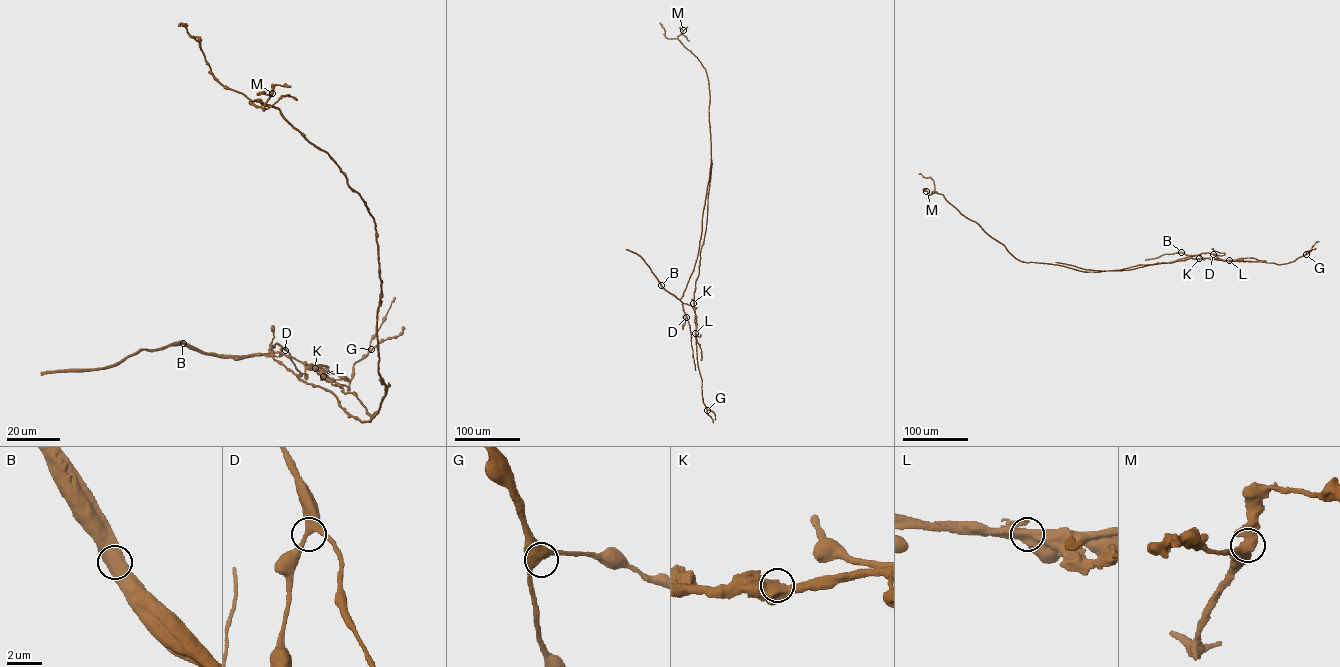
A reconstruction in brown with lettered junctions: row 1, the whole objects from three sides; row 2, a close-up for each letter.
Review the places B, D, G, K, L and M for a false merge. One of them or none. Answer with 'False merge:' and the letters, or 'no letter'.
False merge: L

